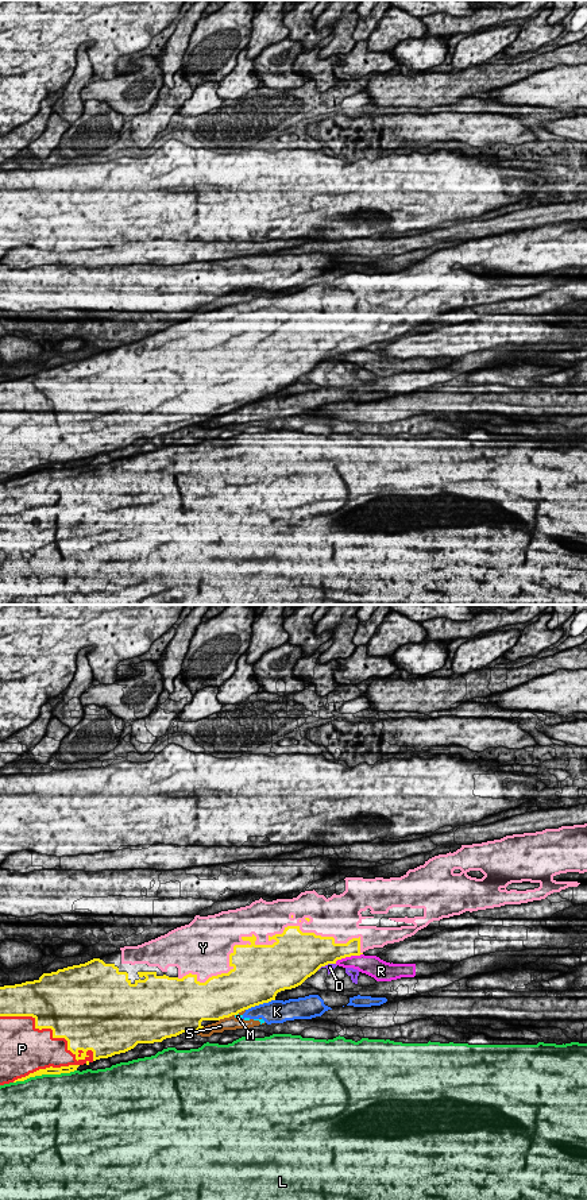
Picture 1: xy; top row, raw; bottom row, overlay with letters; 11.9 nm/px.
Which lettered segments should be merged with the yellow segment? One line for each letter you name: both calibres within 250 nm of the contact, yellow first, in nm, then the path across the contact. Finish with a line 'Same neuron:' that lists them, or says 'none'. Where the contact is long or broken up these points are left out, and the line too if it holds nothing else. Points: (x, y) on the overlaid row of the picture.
P: 500/420 nm
Y: 380/400 nm
Same neuron: P, Y

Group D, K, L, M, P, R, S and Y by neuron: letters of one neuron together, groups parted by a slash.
D / K M S / L / P Y / R

